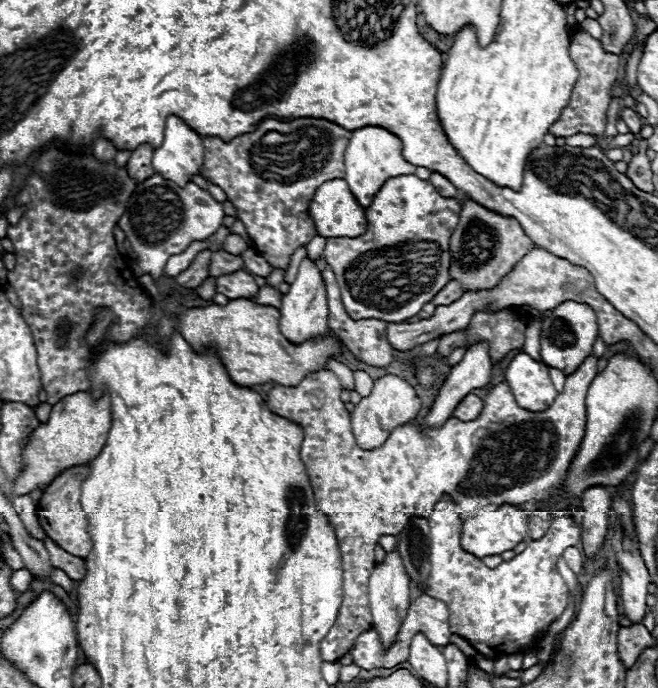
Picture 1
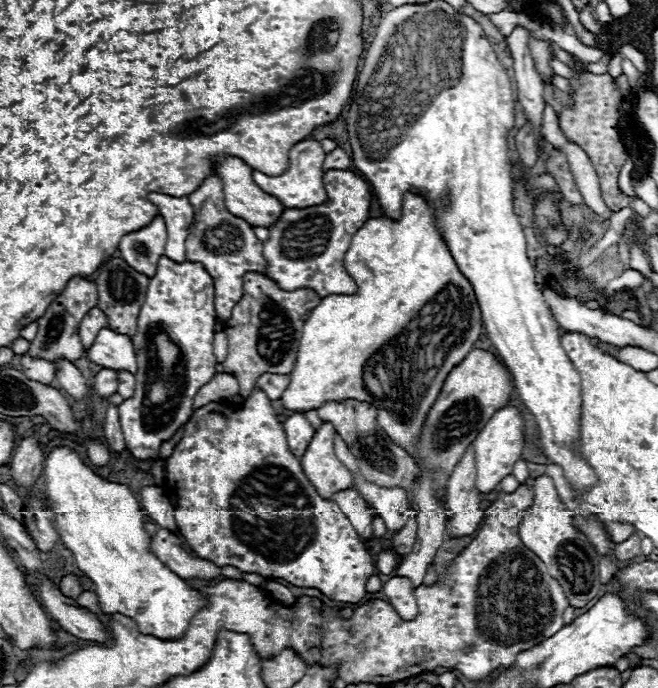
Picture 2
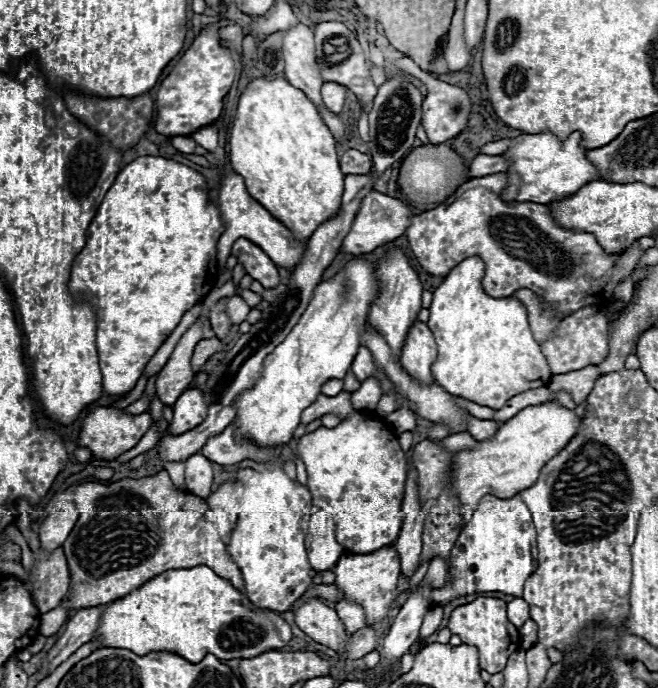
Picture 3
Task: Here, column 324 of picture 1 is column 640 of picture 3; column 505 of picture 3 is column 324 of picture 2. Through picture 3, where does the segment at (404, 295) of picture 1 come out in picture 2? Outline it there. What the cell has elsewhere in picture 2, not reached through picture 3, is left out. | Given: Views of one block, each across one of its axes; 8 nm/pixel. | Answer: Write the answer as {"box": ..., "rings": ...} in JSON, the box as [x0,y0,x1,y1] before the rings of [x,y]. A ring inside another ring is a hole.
{"box":[262,170,370,296],"rings":[[[326,170],[324,188],[328,200],[318,206],[284,210],[282,216],[268,228],[270,238],[262,242],[262,256],[266,258],[266,276],[282,290],[308,288],[318,296],[354,294],[356,284],[344,270],[344,254],[352,236],[368,220],[370,186],[350,170]]]}

